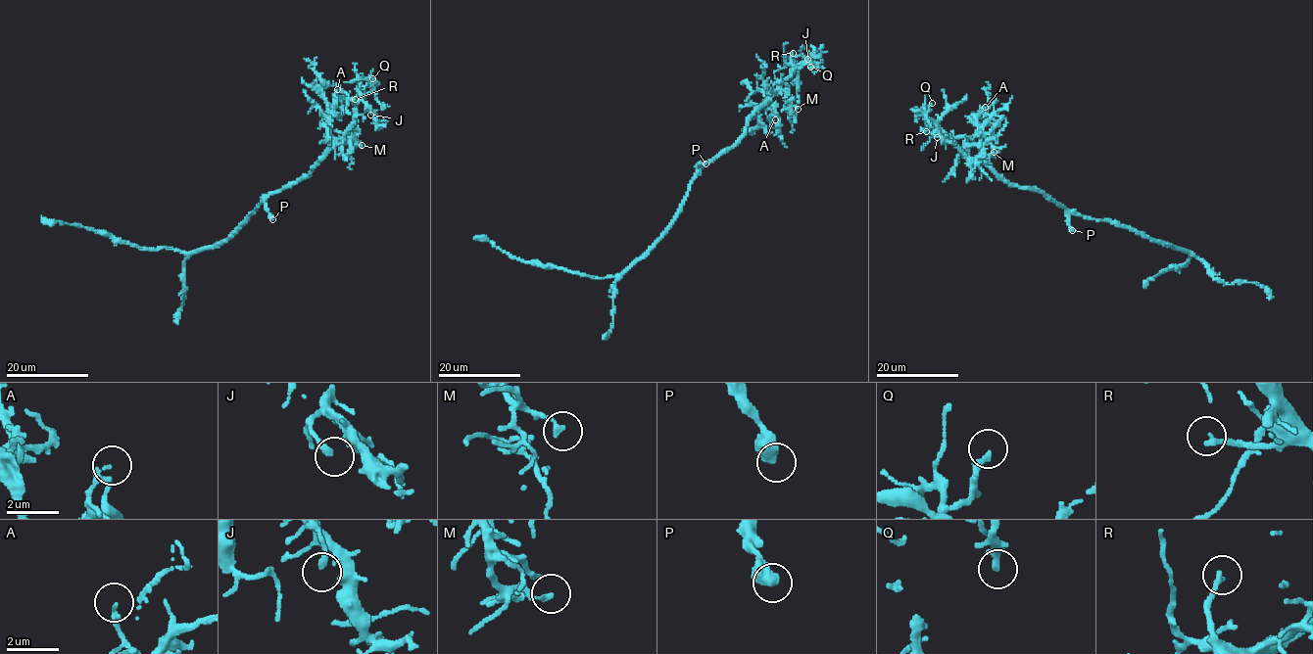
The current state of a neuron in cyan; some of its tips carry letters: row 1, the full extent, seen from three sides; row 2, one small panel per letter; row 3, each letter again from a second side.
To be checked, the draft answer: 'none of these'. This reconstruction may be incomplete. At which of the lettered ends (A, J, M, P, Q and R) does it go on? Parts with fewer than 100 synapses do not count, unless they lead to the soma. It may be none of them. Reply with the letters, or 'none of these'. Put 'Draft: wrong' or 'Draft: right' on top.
Draft: right
none of these

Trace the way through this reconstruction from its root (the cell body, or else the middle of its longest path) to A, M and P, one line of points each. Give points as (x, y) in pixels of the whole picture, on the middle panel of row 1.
A: (683, 199), (696, 172), (743, 135), (747, 118), (753, 112), (766, 102), (771, 120), (775, 119)
M: (683, 199), (696, 172), (738, 140), (748, 116), (760, 105), (785, 91), (788, 102), (798, 109)
P: (683, 199), (698, 170), (698, 164), (705, 163)

